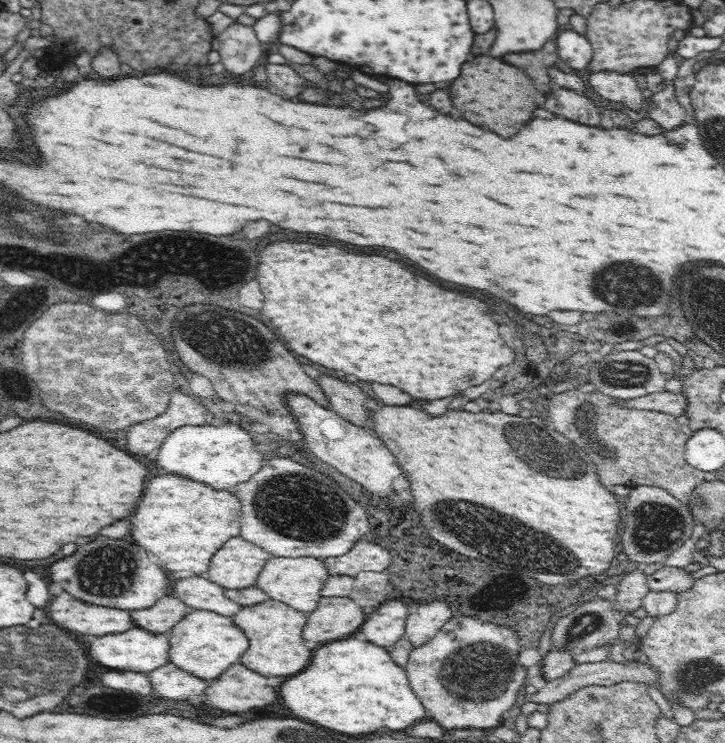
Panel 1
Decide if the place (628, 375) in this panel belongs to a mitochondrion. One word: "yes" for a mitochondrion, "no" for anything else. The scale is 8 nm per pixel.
yes

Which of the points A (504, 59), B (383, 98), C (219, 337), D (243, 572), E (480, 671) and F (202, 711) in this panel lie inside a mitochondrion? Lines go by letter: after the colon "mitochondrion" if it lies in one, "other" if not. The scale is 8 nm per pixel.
A: other
B: other
C: mitochondrion
D: other
E: mitochondrion
F: other

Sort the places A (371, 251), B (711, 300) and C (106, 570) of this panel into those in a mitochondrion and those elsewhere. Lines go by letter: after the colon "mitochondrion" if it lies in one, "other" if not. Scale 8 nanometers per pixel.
A: other
B: mitochondrion
C: mitochondrion

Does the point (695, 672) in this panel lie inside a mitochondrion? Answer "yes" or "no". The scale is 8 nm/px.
yes

